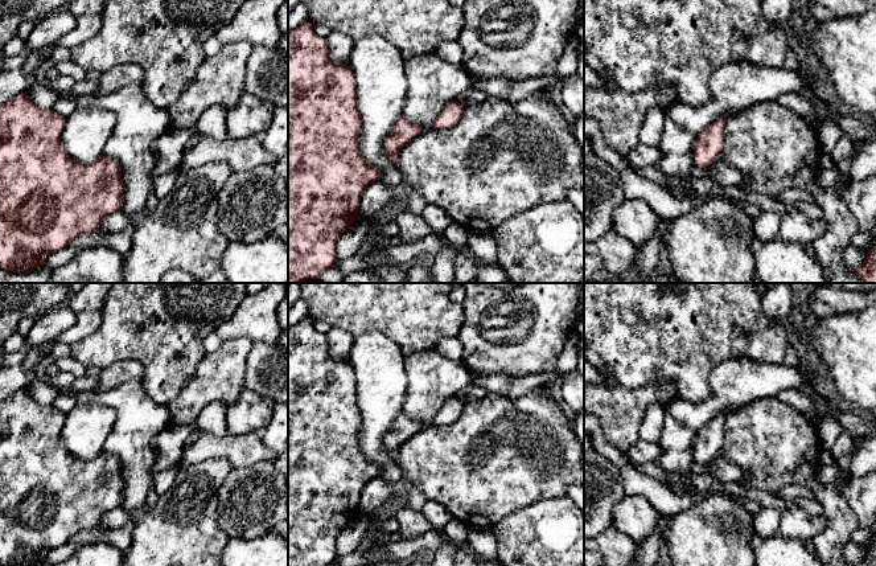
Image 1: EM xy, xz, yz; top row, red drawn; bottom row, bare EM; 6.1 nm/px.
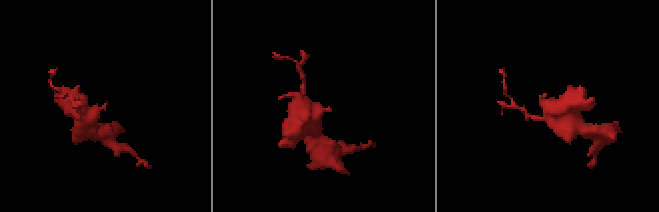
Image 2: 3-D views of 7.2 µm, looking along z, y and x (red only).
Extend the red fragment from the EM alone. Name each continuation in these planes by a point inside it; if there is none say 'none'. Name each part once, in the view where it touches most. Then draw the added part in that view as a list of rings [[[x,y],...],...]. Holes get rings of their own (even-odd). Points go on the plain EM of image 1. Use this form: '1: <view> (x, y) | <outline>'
none

